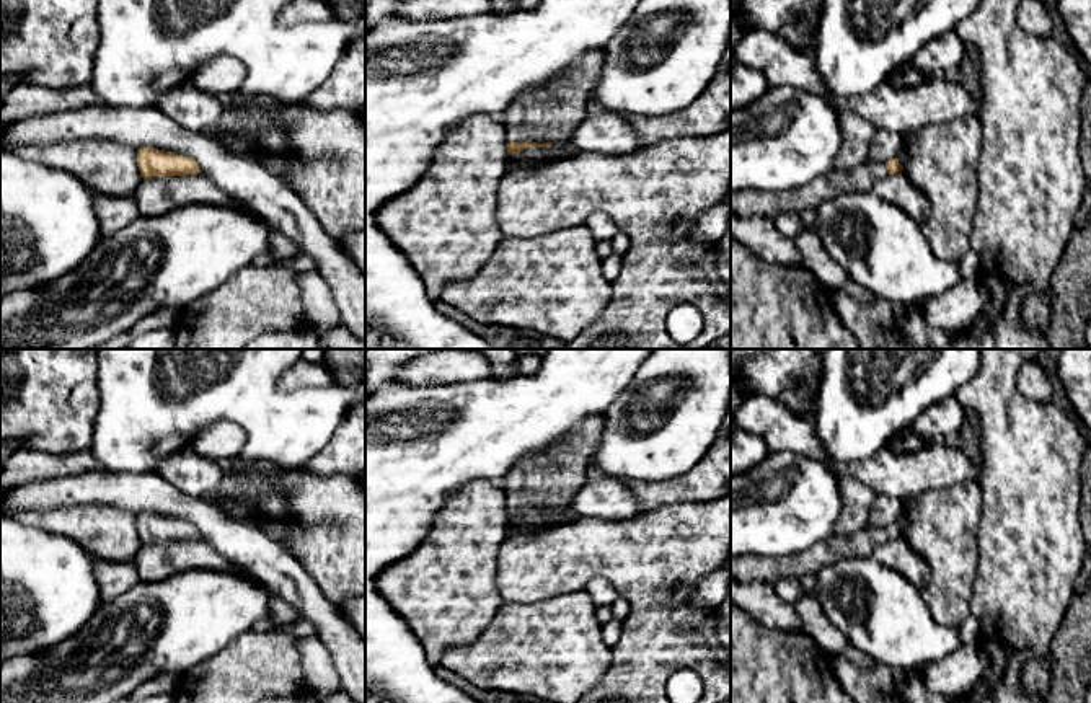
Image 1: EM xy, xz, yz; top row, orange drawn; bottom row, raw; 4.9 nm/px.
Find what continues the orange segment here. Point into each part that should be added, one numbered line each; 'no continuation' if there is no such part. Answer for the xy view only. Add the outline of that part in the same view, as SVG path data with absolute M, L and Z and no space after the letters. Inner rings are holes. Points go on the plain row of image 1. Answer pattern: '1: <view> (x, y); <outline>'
no continuation

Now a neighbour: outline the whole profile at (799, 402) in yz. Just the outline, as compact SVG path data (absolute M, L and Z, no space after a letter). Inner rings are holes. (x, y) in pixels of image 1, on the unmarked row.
M796 387L791 391L781 393L778 401L797 416L807 416L815 408L815 401L806 387Z

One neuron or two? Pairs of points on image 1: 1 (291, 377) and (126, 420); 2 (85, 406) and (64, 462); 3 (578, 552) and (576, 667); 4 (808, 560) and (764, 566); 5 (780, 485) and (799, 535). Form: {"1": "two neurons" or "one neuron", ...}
{"1": "two neurons", "2": "two neurons", "3": "two neurons", "4": "one neuron", "5": "one neuron"}

